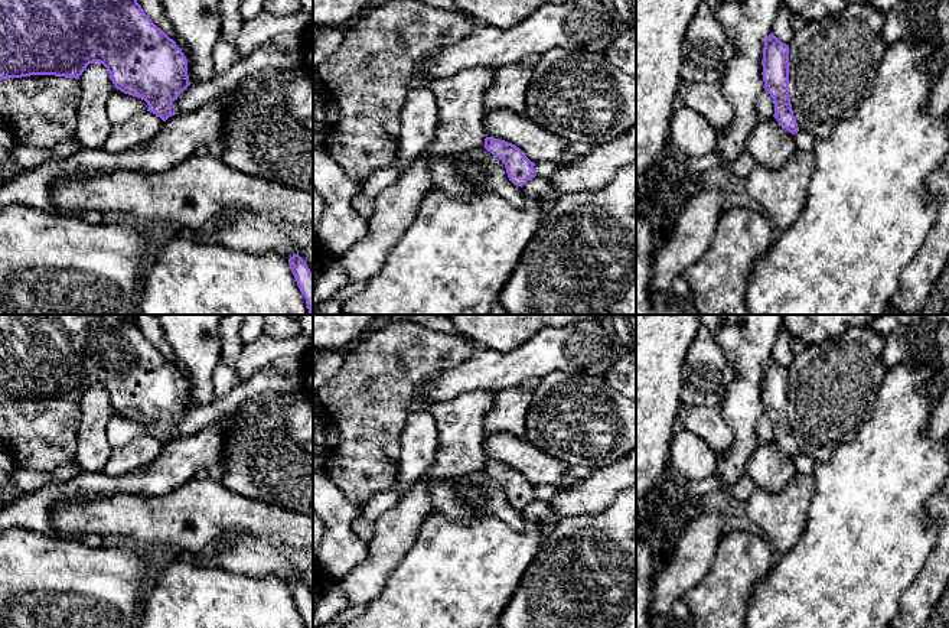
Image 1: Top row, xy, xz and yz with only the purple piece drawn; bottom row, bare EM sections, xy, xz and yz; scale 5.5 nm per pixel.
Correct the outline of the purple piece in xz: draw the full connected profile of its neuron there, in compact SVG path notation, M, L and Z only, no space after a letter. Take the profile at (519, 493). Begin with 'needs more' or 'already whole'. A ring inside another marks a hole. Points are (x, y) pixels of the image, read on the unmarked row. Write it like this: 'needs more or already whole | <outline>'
already whole | M486 461L483 471L502 484L508 501L513 508L522 511L528 504L537 500L534 492L535 487L515 468Z

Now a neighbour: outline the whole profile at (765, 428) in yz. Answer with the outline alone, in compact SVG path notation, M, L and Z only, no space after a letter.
M766 413L757 419L756 433L759 443L772 442L774 439L774 424Z

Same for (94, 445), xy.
M100 385L89 387L78 404L81 420L75 461L81 471L98 474L104 471L112 450L108 423L117 411Z

